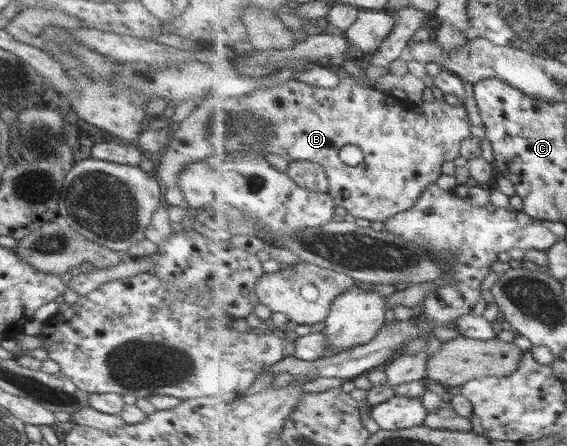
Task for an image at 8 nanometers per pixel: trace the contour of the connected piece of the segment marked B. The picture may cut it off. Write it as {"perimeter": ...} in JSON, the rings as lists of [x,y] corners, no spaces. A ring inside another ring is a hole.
{"perimeter":[[[342,66],[332,69],[340,80],[336,87],[322,88],[290,79],[246,95],[244,108],[268,120],[274,128],[274,134],[266,138],[266,152],[287,162],[302,160],[322,165],[329,179],[329,194],[338,207],[343,207],[354,218],[385,224],[396,214],[416,206],[424,190],[442,176],[442,164],[455,162],[460,157],[462,142],[472,132],[468,110],[444,99],[422,104],[410,98],[398,99],[388,92],[356,83]],[[350,144],[360,146],[364,152],[364,162],[356,167],[346,166],[340,159],[342,148]]]}

